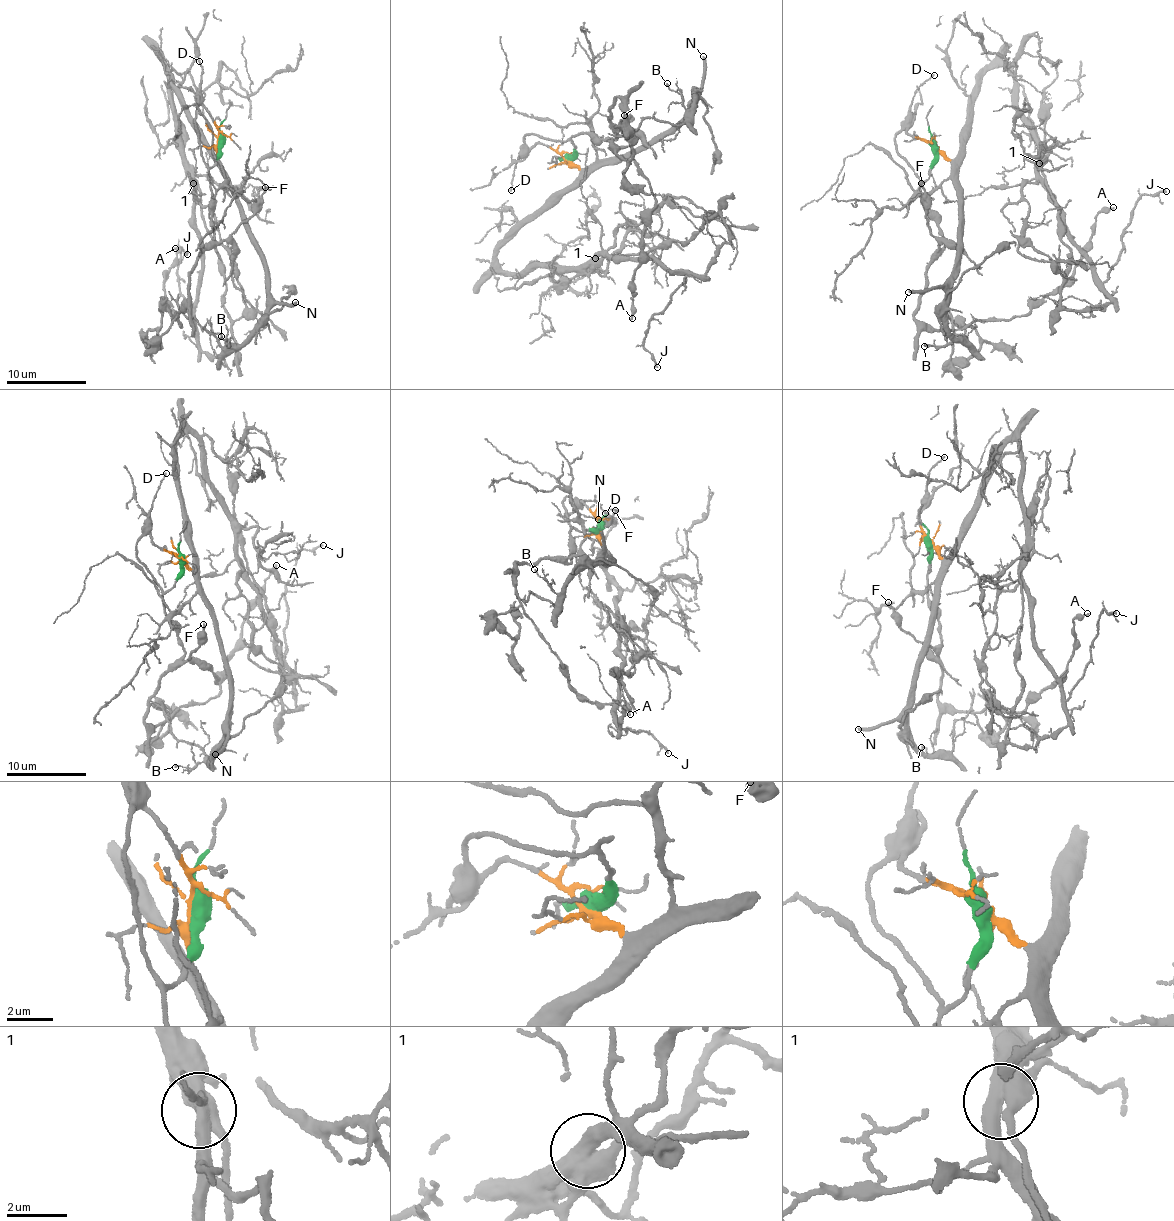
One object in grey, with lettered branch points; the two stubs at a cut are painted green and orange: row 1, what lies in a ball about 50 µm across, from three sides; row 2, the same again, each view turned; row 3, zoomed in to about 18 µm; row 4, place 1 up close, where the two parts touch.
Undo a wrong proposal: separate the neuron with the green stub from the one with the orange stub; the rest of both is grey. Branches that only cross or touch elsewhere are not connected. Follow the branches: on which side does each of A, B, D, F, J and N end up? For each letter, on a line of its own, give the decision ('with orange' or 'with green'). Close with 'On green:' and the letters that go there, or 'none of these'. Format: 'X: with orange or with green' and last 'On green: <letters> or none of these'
A: with green
B: with orange
D: with green
F: with green
J: with orange
N: with orange
On green: A, D, F

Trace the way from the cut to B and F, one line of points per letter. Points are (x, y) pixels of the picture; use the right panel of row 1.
B: (934, 146), (950, 163), (961, 201), (957, 276), (951, 283), (946, 318), (958, 340), (924, 346)
F: (934, 146), (934, 165), (919, 186), (919, 195), (925, 214), (944, 238), (942, 247), (933, 238), (920, 183)

